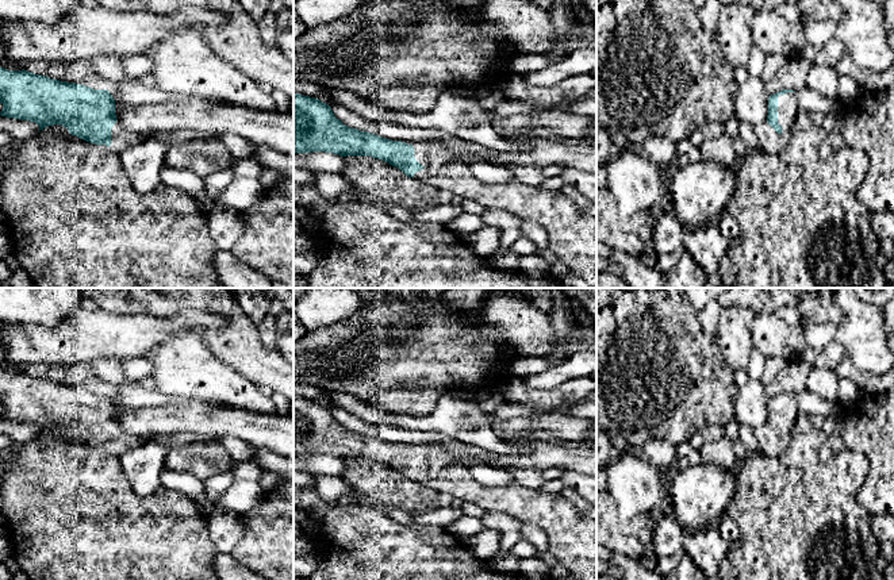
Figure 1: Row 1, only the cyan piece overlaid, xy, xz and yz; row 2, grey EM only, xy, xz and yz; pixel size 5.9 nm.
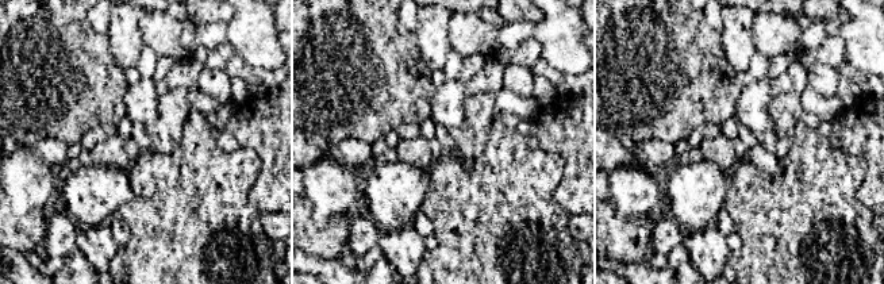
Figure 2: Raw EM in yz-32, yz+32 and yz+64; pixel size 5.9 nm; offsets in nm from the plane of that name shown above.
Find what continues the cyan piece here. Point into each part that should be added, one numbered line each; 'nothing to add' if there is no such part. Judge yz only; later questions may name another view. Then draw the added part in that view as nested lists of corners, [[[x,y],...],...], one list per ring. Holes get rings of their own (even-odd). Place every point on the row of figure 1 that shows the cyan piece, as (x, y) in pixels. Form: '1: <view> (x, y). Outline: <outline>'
1: yz (771, 142). Outline: [[[795,91],[778,96],[776,112],[778,123],[782,126],[780,134],[768,124],[767,119],[753,126],[753,131],[760,142],[760,150],[771,155],[780,153],[791,138],[791,128],[798,112]]]

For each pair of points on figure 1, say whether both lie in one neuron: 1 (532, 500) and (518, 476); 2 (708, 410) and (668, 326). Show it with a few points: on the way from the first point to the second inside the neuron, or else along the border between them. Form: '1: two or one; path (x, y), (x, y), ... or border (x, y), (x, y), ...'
1: two; border (514, 481), (538, 490)
2: one; path (694, 390), (685, 380), (676, 346)

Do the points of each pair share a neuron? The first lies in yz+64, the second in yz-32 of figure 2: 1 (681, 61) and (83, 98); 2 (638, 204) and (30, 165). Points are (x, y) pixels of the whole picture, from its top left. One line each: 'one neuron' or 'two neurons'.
1: one neuron
2: one neuron

